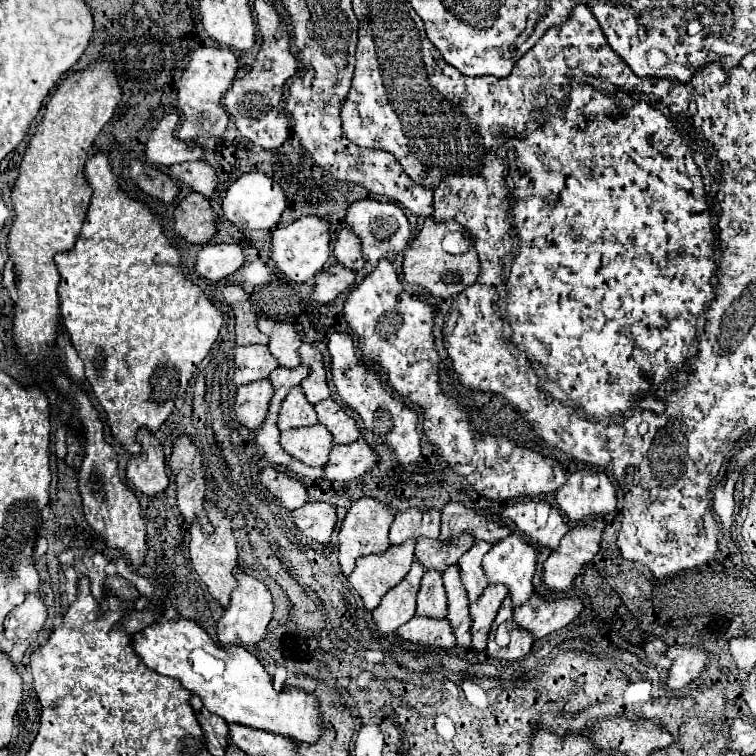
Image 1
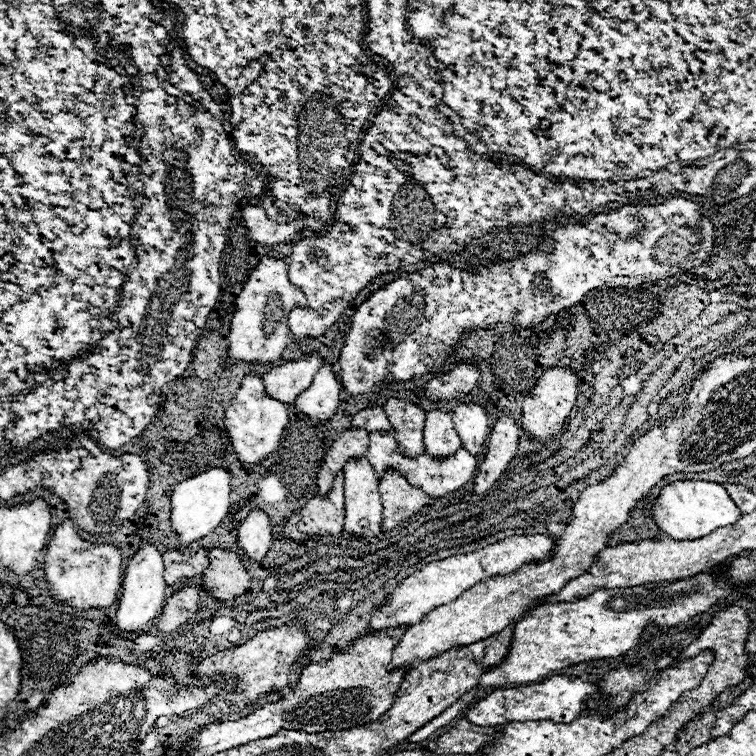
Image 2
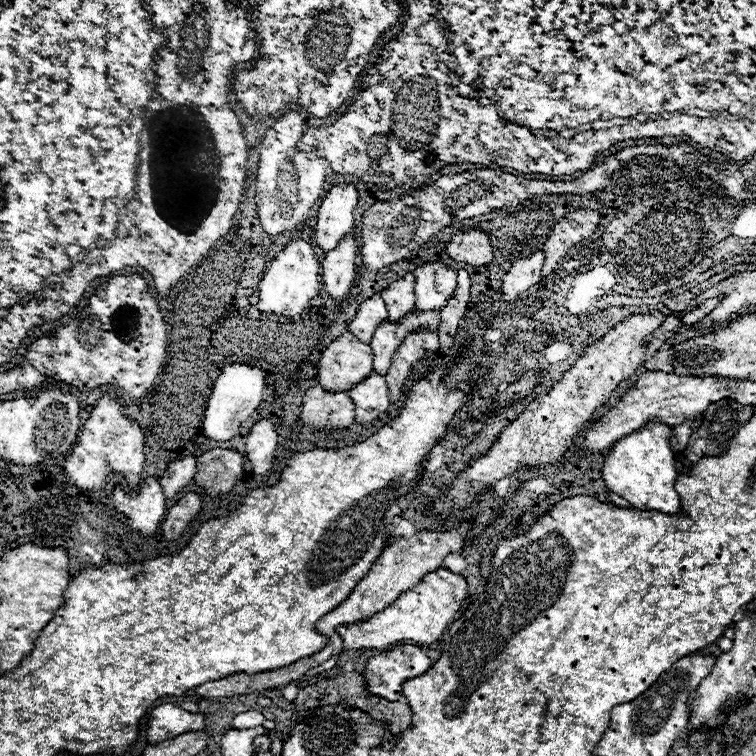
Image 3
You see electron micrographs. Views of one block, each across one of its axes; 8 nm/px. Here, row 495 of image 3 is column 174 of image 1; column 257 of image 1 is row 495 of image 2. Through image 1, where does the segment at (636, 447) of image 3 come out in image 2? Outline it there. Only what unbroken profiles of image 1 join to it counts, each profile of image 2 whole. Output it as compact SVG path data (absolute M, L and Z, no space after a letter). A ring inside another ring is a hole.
M680 480L666 484L652 508L652 520L656 526L666 532L674 540L696 540L702 538L716 528L730 526L740 518L740 512L728 492L716 484L716 482L704 482L704 480Z

